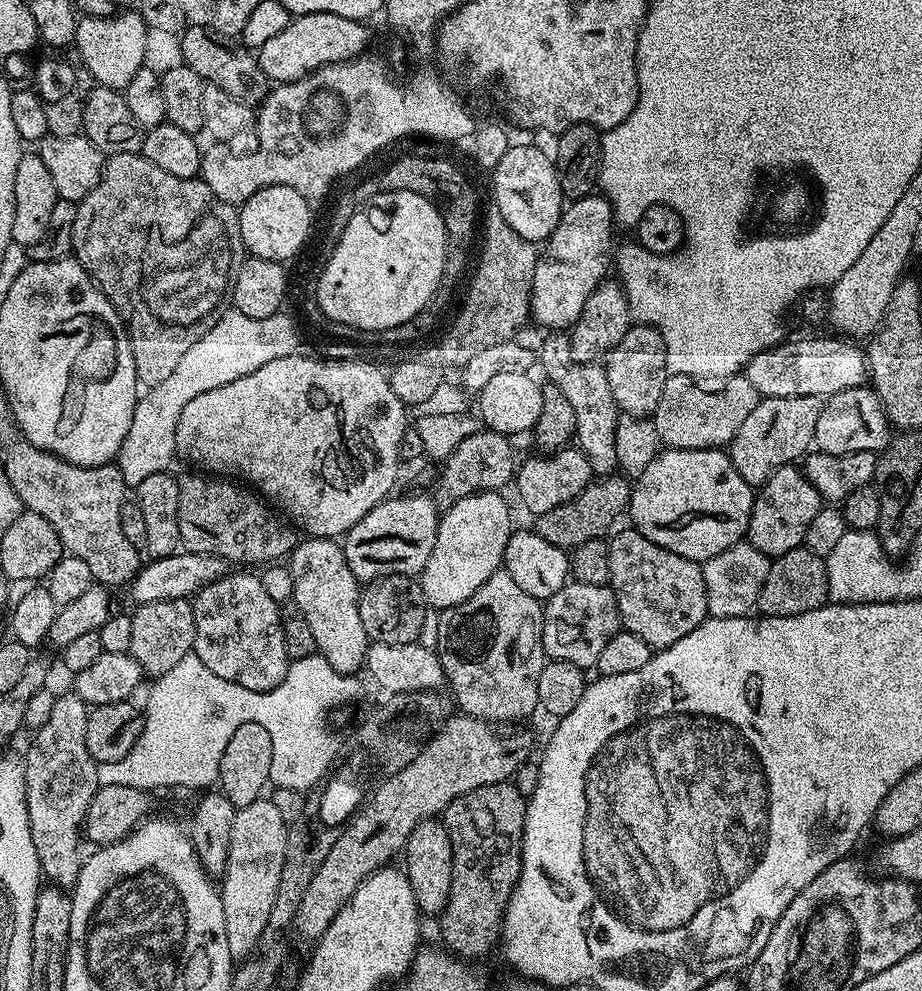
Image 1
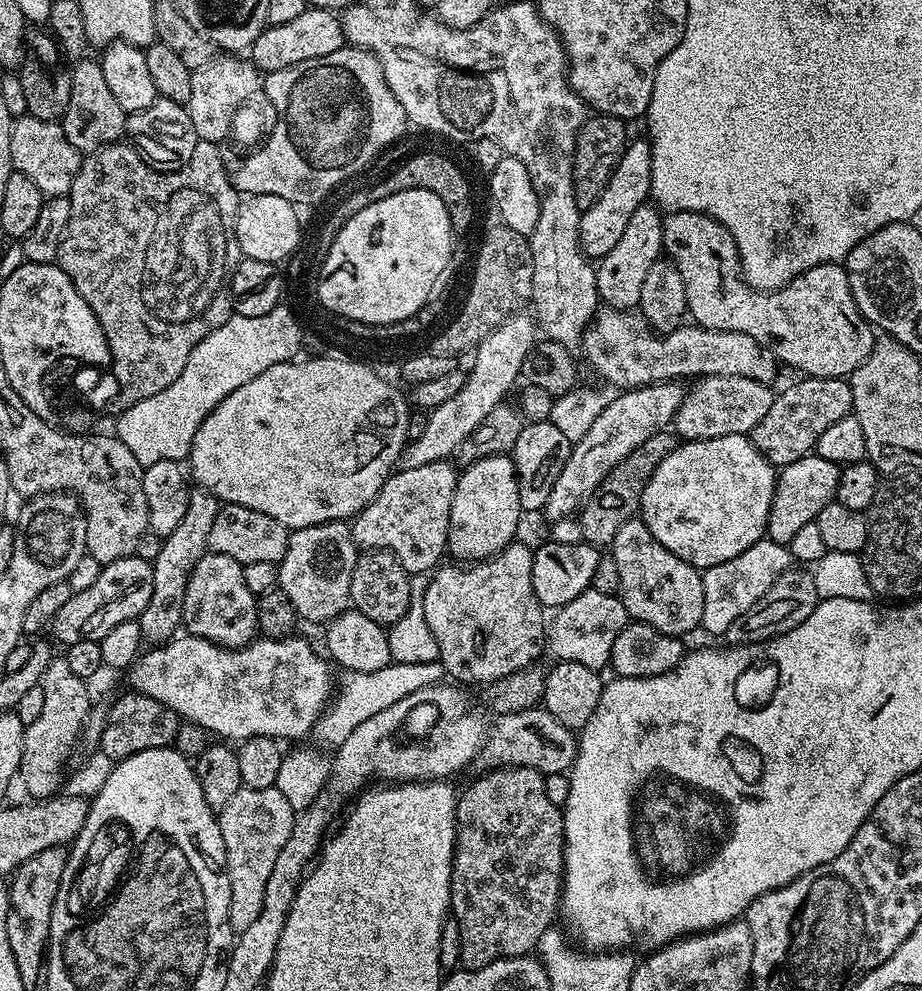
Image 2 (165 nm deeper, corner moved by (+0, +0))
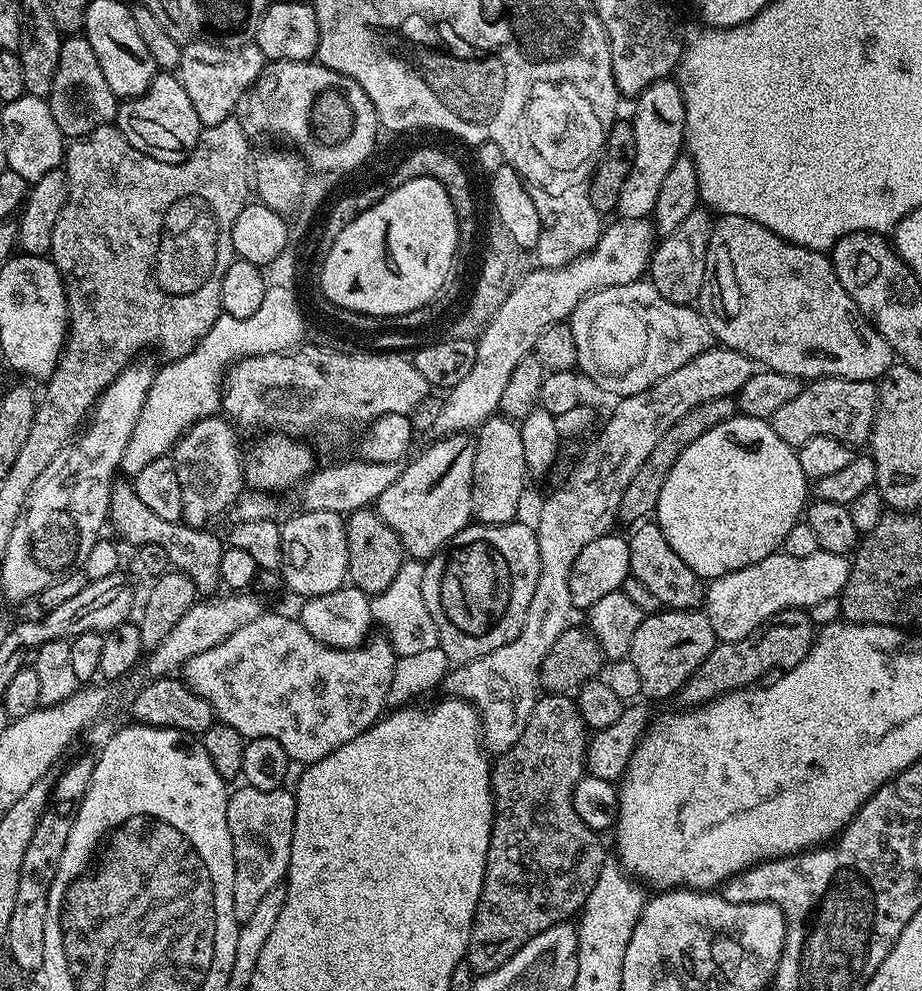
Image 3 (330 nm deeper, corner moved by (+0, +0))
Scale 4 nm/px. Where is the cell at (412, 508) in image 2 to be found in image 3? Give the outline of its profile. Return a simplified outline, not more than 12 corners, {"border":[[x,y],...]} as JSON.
{"border":[[441,436],[374,505],[427,561],[473,519],[475,439]]}

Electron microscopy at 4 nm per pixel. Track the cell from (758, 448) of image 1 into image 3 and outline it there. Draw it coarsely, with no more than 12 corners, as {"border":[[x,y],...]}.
{"border":[[805,383],[770,423],[793,446],[815,436],[867,445],[877,385]]}

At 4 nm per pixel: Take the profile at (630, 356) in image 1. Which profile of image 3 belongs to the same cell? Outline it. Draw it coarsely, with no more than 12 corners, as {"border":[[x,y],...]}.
{"border":[[697,206],[652,249],[650,282],[695,305],[714,216]]}

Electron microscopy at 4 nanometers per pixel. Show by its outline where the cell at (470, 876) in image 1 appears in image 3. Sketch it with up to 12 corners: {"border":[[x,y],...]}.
{"border":[[537,699],[492,764],[466,963],[583,909],[606,859],[572,801],[589,729]]}

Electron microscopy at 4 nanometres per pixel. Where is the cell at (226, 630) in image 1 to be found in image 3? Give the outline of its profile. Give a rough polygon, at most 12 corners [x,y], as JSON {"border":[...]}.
{"border":[[113,483],[110,528],[125,545],[166,546],[172,568],[215,593],[225,549],[212,530],[158,518]]}

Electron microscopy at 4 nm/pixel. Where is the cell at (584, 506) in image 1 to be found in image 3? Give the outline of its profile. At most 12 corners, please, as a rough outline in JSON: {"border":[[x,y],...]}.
{"border":[[731,396],[698,402],[650,450],[620,502],[619,519],[656,510],[670,466],[690,442],[737,415]]}

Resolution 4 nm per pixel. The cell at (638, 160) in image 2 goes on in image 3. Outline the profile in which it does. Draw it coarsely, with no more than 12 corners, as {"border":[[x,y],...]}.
{"border":[[675,79],[635,97],[634,162],[622,220],[652,216],[682,154],[684,99]]}

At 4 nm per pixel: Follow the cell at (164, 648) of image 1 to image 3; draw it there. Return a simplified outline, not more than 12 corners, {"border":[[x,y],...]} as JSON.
{"border":[[223,415],[187,428],[170,453],[191,528],[245,491],[244,460]]}

